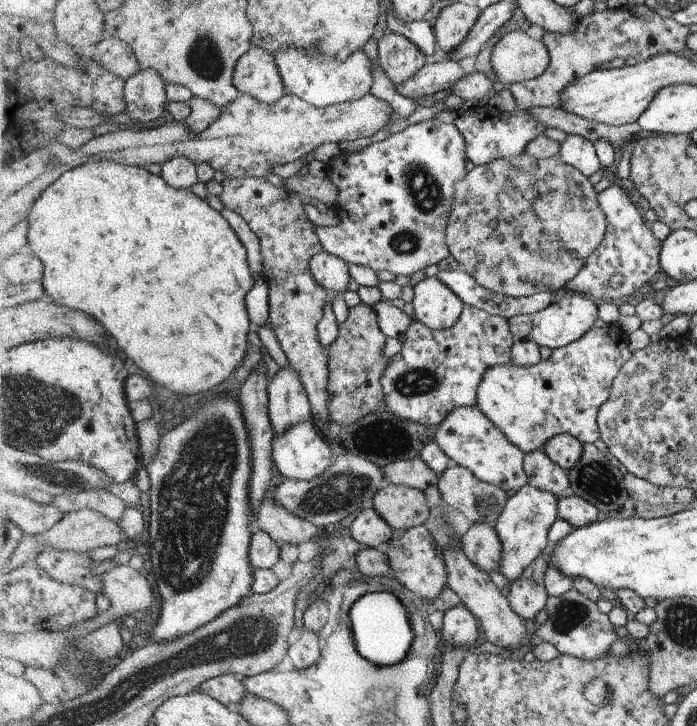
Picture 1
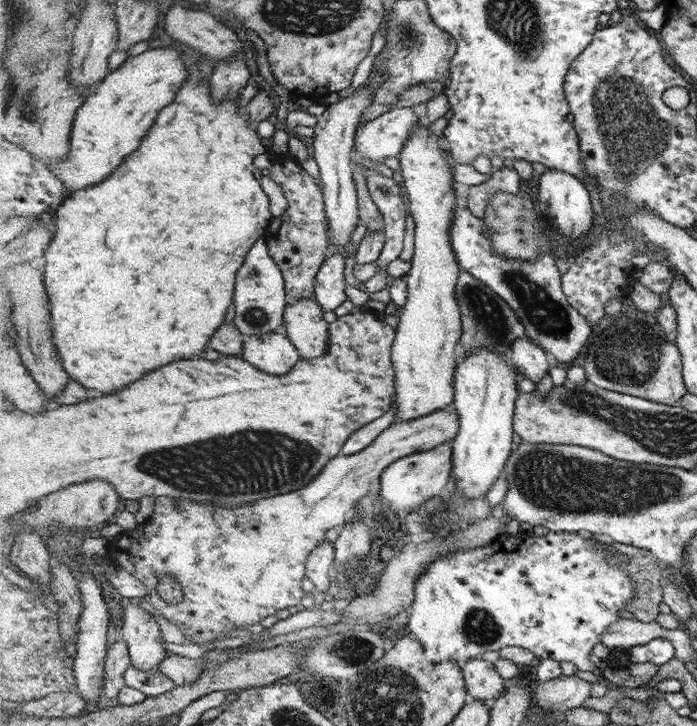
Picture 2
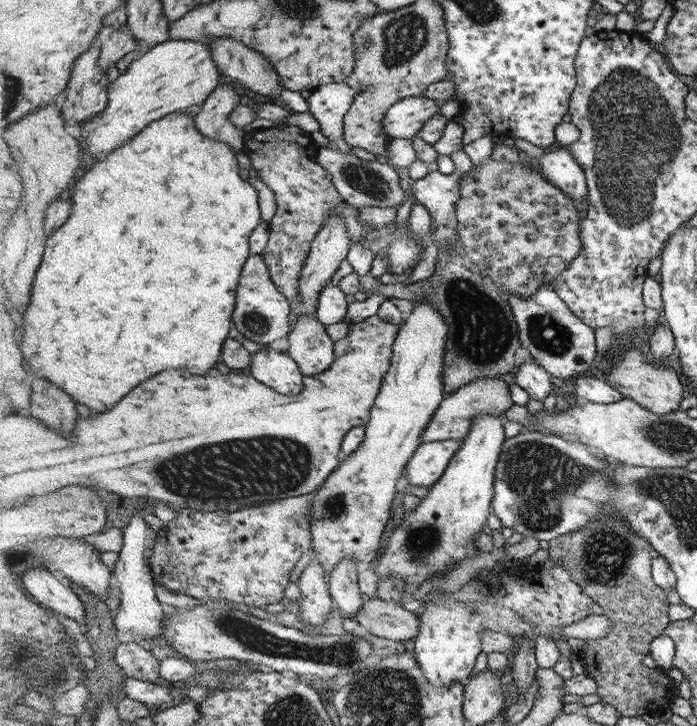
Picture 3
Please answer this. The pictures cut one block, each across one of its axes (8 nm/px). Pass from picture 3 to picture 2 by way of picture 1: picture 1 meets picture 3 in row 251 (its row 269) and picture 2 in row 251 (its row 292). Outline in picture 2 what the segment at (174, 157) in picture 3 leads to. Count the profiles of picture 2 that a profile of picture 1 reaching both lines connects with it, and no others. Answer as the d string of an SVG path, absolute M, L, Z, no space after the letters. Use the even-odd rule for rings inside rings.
M191 67L192 76L182 88L181 94L174 104L160 112L157 124L144 140L142 148L128 158L128 162L108 180L95 184L90 188L71 193L65 203L58 208L56 217L56 234L50 247L44 253L47 259L46 278L47 291L51 300L55 343L59 348L66 372L77 382L89 390L99 390L104 395L121 391L129 384L140 380L156 368L162 368L174 360L190 359L202 354L210 346L213 336L228 318L230 306L235 304L237 278L252 246L258 236L264 234L266 226L272 221L270 199L263 191L261 182L254 178L254 158L264 153L260 135L248 124L248 118L242 118L240 100L226 100L224 104L216 104L212 96L212 79L200 80L200 76Z

